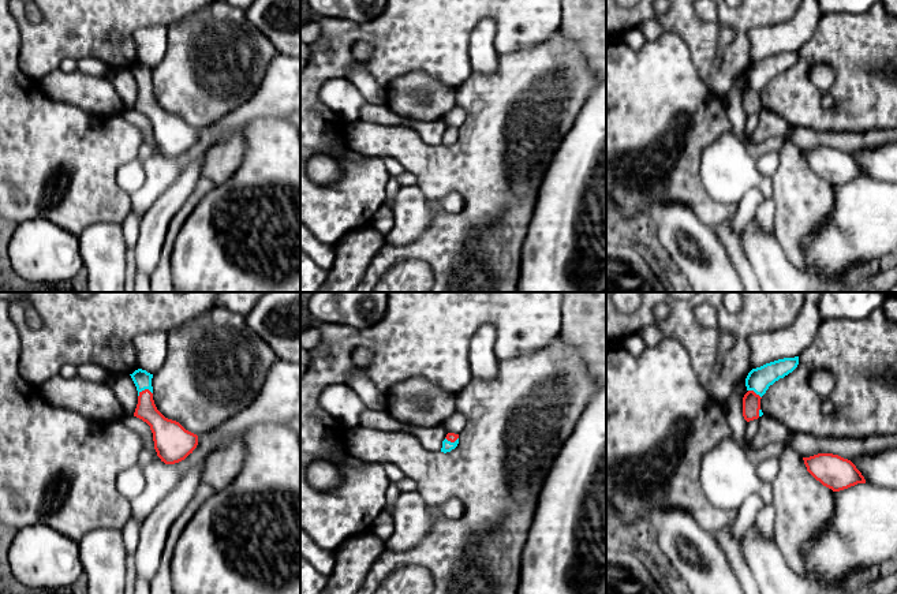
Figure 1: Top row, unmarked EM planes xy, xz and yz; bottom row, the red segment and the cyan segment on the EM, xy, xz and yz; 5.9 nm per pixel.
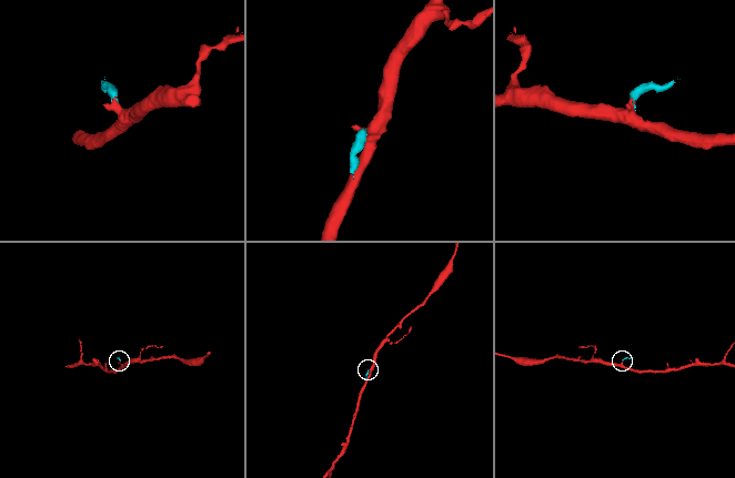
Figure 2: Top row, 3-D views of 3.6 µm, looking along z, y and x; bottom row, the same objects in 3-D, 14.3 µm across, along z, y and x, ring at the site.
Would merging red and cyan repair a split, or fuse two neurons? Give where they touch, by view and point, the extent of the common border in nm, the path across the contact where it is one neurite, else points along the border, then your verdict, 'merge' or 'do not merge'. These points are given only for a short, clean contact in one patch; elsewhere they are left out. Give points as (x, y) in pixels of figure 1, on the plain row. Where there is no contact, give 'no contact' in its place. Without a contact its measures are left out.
meets red in xy at (144, 85); contact 90 nm long; runs through xy (161, 122), (145, 103), (144, 85), (142, 74); merge

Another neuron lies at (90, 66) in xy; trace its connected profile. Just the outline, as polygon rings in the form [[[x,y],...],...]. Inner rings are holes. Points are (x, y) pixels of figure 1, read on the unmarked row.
[[[83,57],[78,60],[76,70],[91,76],[105,76],[111,68],[100,59]]]

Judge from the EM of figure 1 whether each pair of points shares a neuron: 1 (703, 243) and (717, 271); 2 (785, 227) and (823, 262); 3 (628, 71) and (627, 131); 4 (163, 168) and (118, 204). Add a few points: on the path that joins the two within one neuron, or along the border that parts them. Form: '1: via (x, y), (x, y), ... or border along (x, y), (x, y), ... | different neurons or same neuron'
1: via (705, 250), (712, 264) | same neuron
2: border along (823, 220), (810, 238), (802, 269) | different neurons
3: via (628, 86), (630, 116) | same neuron
4: border along (130, 195), (133, 209) | different neurons

